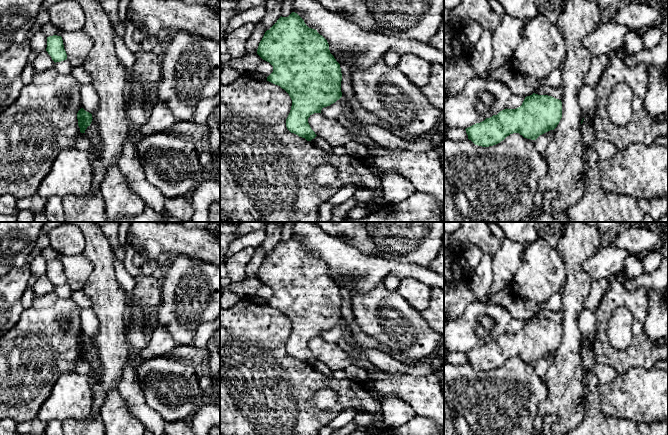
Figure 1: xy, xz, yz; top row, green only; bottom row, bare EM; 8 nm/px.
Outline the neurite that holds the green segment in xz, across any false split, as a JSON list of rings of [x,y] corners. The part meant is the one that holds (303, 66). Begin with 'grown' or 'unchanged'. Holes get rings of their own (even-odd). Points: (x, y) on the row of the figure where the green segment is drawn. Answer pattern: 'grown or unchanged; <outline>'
grown; [[[292,12],[288,17],[281,16],[265,32],[257,54],[273,66],[273,72],[267,77],[267,81],[284,89],[292,100],[286,119],[287,129],[311,141],[317,148],[332,152],[332,147],[323,138],[318,137],[308,123],[312,114],[321,113],[324,107],[342,97],[340,64],[330,53],[327,40],[317,30],[309,28],[297,13]]]

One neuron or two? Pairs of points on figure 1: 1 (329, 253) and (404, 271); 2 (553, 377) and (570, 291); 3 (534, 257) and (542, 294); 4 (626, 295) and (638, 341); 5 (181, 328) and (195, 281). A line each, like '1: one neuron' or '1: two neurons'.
1: one neuron
2: one neuron
3: one neuron
4: one neuron
5: one neuron

